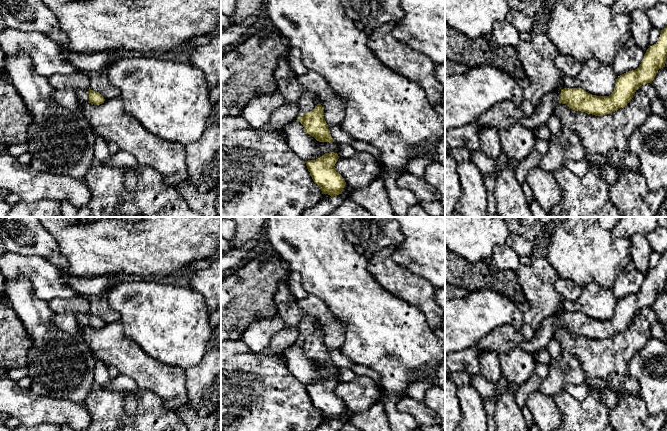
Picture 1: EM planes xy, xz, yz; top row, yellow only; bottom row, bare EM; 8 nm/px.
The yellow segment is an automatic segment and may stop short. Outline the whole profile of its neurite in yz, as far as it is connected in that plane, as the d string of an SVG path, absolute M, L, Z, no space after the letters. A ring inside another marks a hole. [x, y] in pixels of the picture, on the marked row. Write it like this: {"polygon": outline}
{"polygon": "M667 27L661 30L658 42L646 50L640 67L618 76L614 91L609 96L592 95L582 88L564 88L546 93L530 116L519 105L506 100L494 105L472 124L478 129L495 127L498 130L507 130L520 124L533 130L546 125L558 103L595 116L610 114L625 107L639 87L652 83L658 70L665 67L666 58Z"}

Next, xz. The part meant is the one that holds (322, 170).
{"polygon": "M330 152L316 160L305 161L314 183L321 188L322 194L331 197L341 194L346 185L344 178L334 167L338 159L337 153Z"}

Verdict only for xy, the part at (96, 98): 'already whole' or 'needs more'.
needs more

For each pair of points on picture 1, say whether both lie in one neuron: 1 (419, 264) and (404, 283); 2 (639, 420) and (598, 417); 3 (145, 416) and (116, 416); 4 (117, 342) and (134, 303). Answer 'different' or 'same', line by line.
1: different
2: different
3: same
4: different

